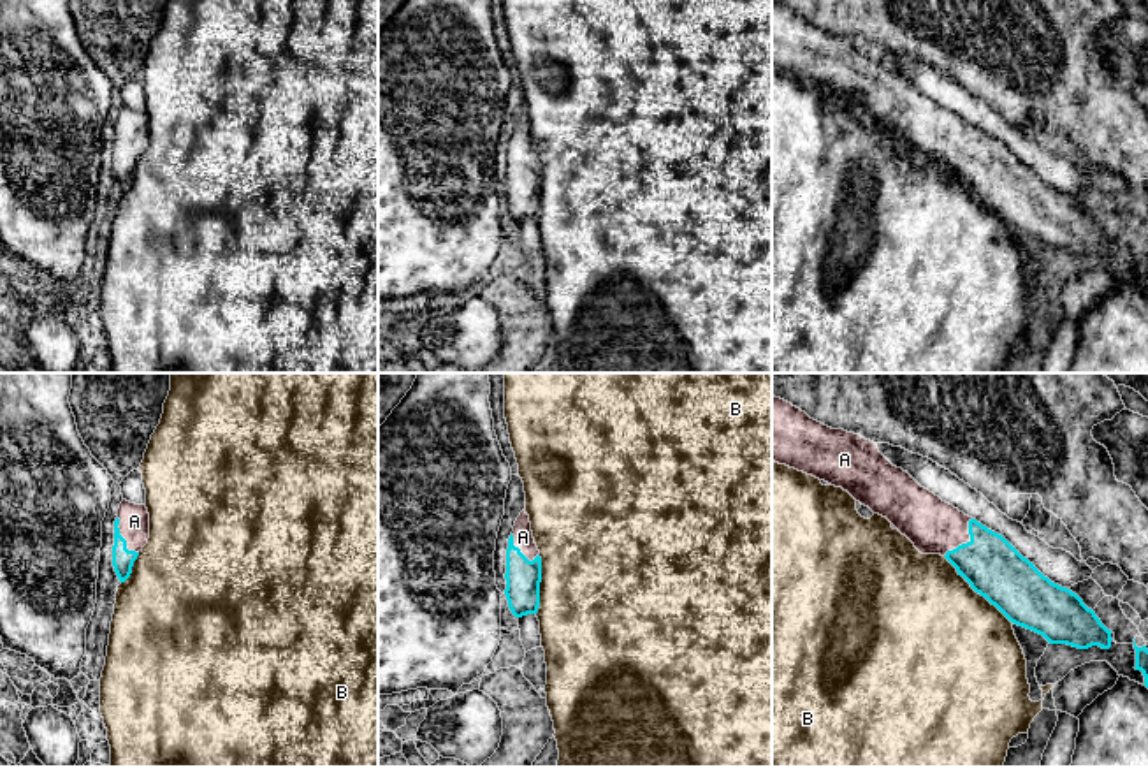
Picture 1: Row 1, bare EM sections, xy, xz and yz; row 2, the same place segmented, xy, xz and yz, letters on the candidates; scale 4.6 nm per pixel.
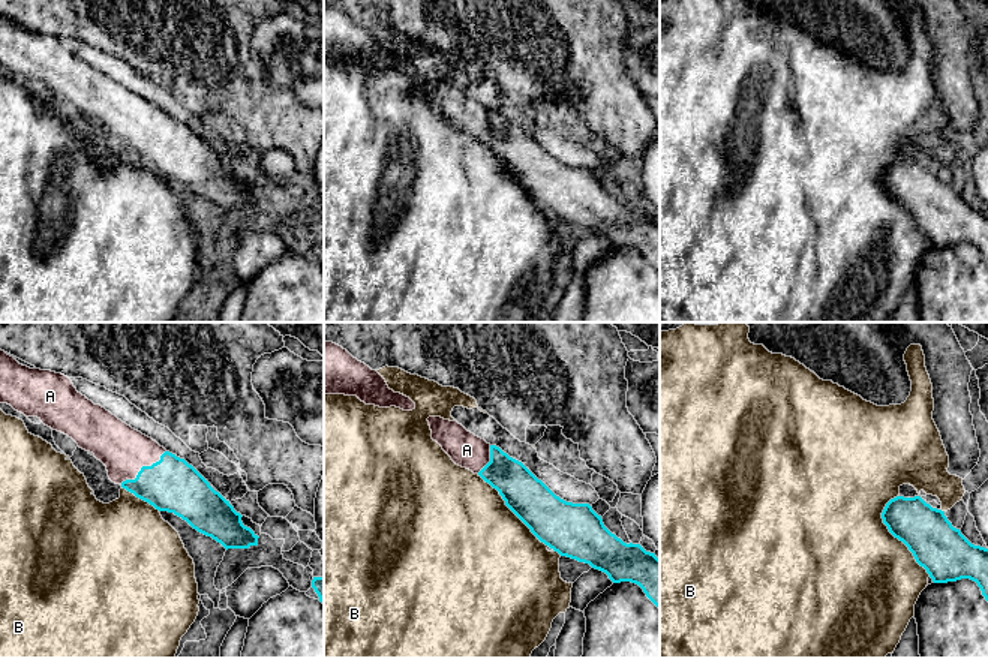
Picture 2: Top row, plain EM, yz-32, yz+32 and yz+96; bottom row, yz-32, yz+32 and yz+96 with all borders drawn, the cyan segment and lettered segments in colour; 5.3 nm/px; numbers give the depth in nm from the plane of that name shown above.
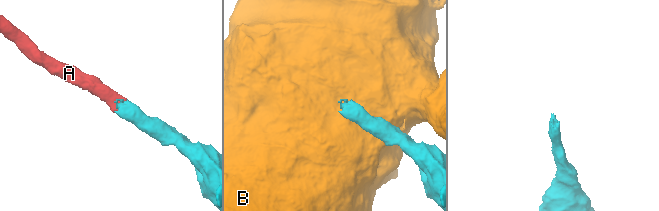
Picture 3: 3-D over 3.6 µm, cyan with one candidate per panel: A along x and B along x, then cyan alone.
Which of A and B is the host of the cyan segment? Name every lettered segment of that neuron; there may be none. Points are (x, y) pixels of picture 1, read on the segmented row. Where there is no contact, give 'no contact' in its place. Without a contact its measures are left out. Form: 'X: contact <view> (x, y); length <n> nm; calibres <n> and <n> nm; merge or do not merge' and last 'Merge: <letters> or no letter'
A: contact yz (967, 542); length 220 nm; calibres 260 and 240 nm; merge
B: contact yz (976, 591); length 440 nm; calibres 260 and 500 nm; do not merge
Merge: A

